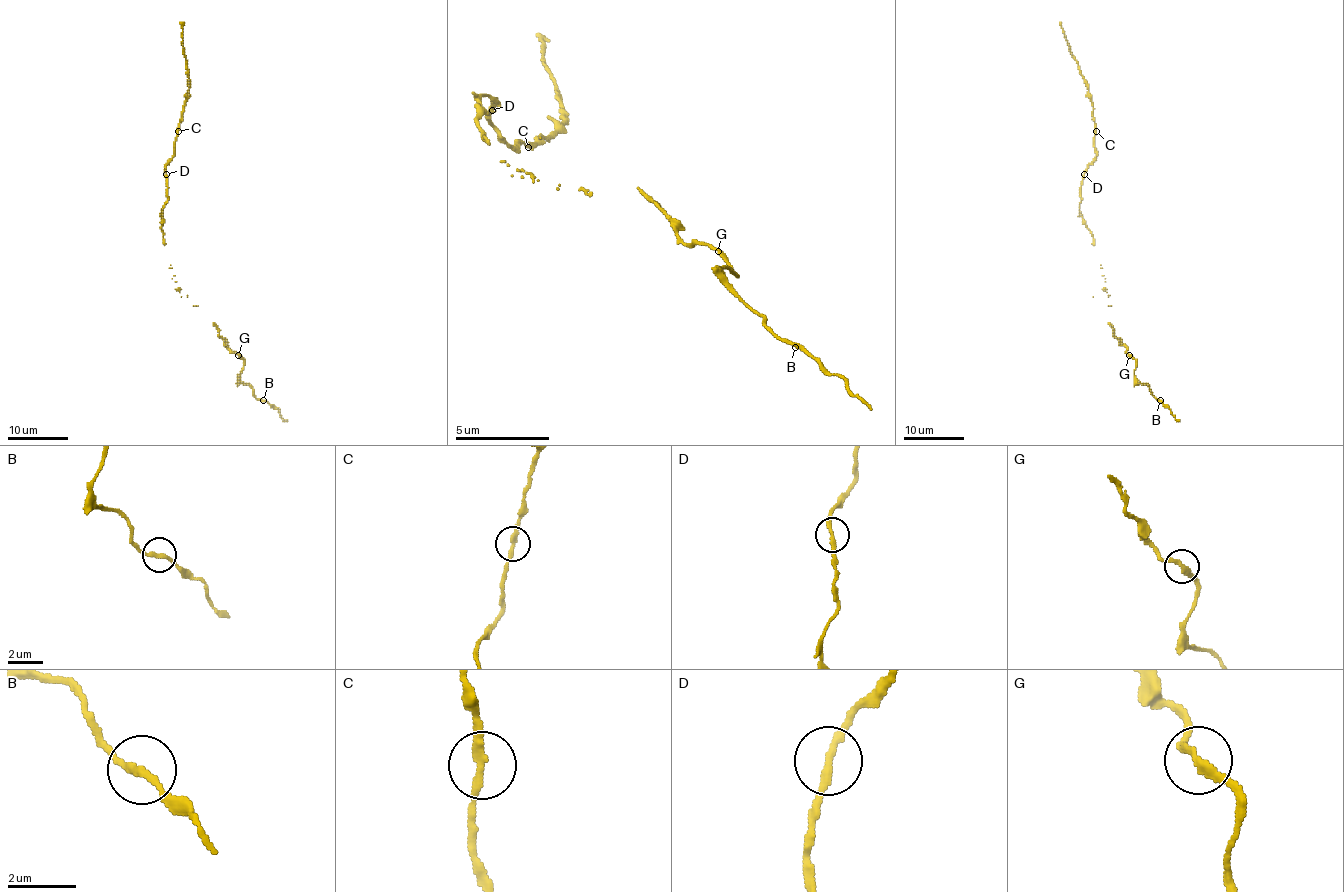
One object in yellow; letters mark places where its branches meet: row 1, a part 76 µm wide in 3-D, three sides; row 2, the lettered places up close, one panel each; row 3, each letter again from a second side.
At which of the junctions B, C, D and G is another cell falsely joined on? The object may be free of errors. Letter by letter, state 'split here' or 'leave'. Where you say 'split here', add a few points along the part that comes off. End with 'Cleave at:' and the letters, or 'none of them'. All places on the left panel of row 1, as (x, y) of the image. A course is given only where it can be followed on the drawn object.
B: leave
C: leave
D: leave
G: leave
Cleave at: none of them

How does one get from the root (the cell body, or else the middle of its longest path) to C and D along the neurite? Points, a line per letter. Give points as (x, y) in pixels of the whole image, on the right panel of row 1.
C: (1094, 245), (1093, 234), (1079, 210), (1079, 203), (1082, 175), (1096, 155), (1096, 131)
D: (1094, 245), (1093, 234), (1079, 210), (1084, 174)

